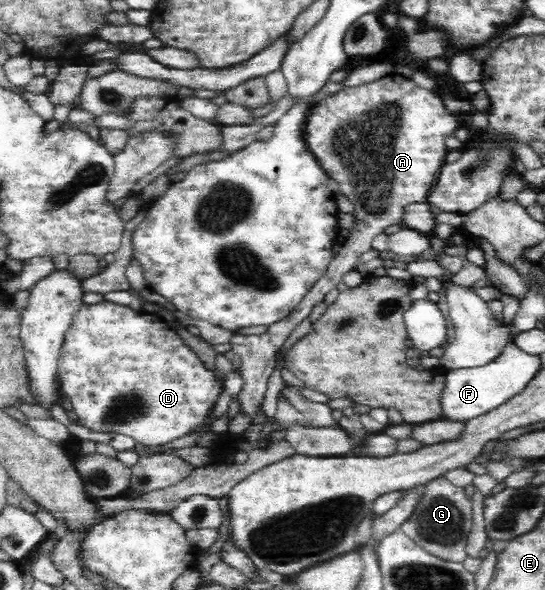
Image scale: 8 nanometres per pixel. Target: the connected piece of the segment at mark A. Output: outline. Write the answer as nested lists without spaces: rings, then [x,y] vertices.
[[[393,72],[375,79],[370,83],[345,86],[332,97],[324,98],[312,107],[306,125],[308,147],[320,162],[322,169],[328,174],[330,180],[354,204],[354,224],[350,237],[341,245],[336,256],[329,263],[325,275],[308,291],[301,303],[281,321],[270,326],[263,335],[240,335],[236,333],[230,337],[230,349],[240,361],[240,375],[242,376],[241,408],[248,415],[254,416],[257,408],[263,403],[266,392],[266,383],[272,371],[278,367],[278,351],[287,338],[298,325],[310,317],[316,304],[324,302],[330,291],[342,282],[341,278],[347,272],[355,270],[360,263],[362,253],[372,249],[371,243],[376,234],[383,232],[390,225],[401,224],[403,209],[410,202],[424,202],[429,189],[432,189],[437,173],[445,163],[449,151],[444,141],[460,128],[458,117],[450,106],[444,101],[444,93],[440,89],[425,89],[418,86],[412,78],[404,77]]]

